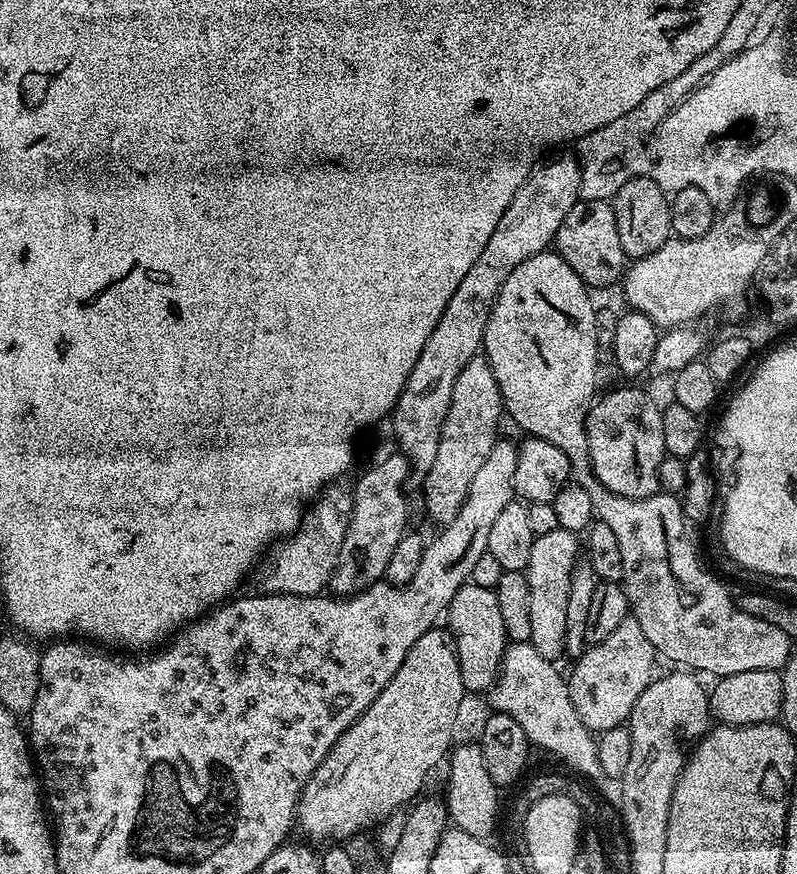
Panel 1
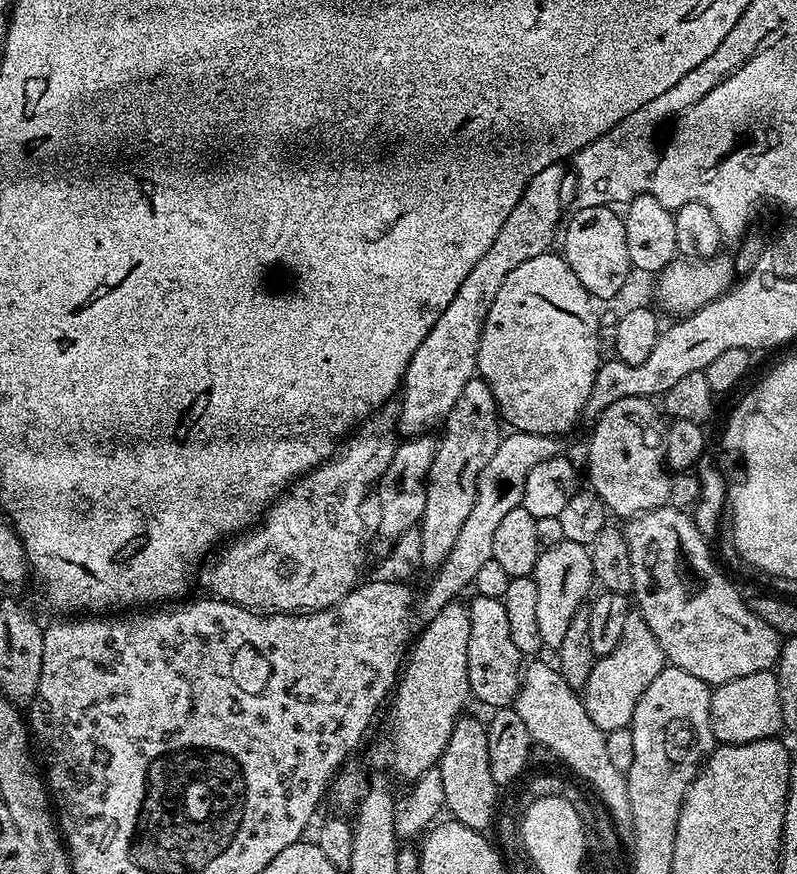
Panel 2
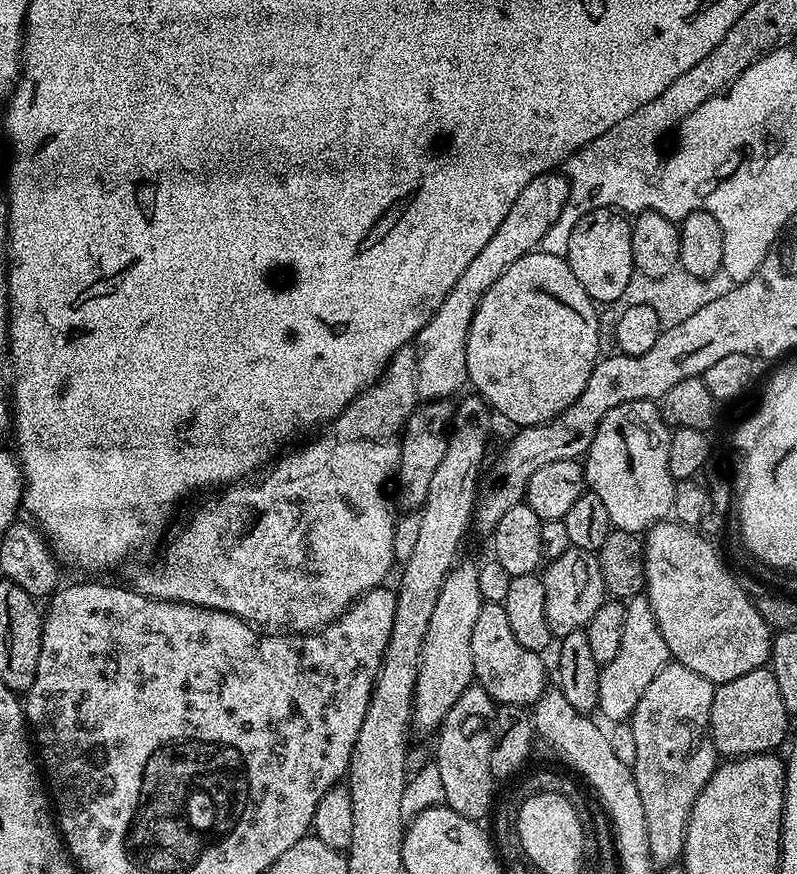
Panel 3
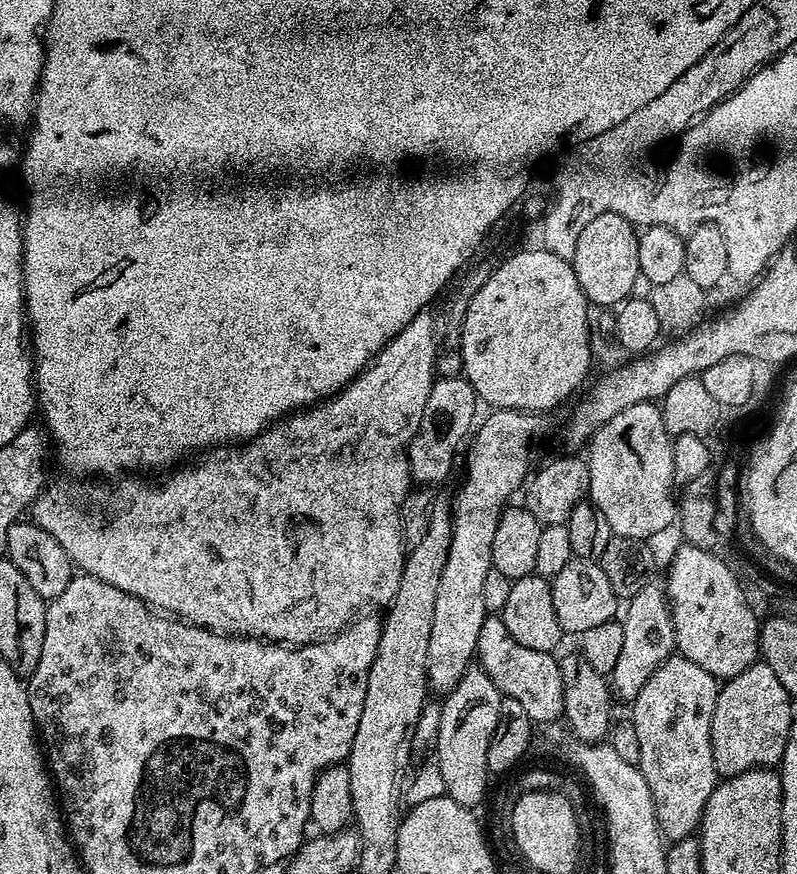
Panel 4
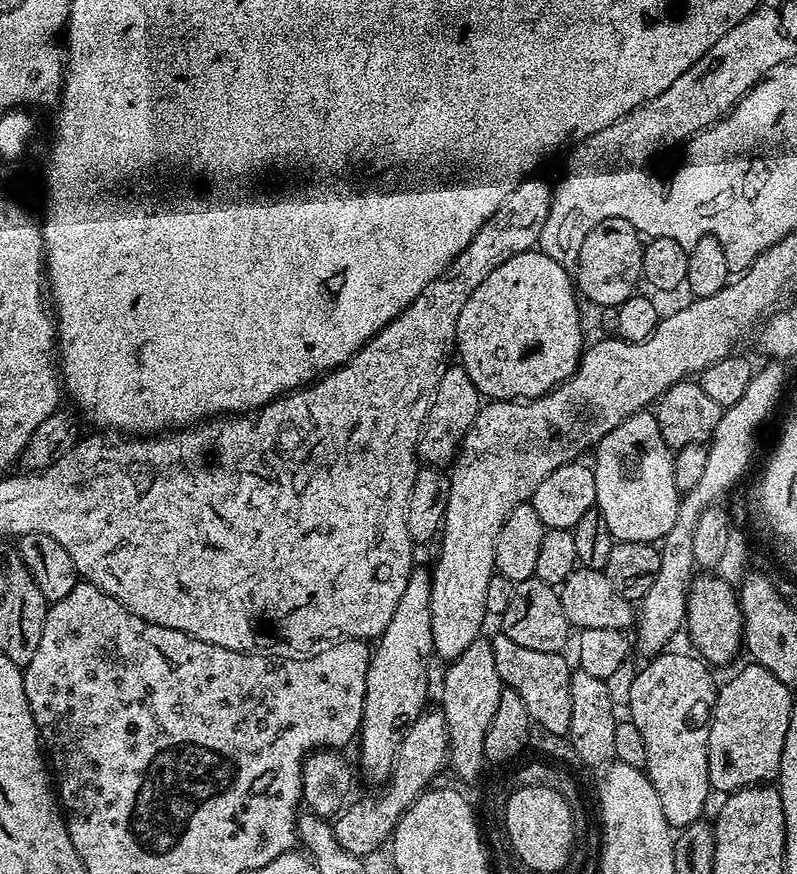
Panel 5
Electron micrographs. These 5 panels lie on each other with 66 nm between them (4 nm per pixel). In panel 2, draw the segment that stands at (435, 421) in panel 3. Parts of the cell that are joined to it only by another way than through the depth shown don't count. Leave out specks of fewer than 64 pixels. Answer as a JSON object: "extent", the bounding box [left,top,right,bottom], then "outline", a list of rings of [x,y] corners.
{"extent":[374,434,437,546],"outline":[[[428,434],[401,439],[394,450],[394,458],[390,458],[390,466],[386,466],[386,470],[376,481],[374,500],[376,496],[376,504],[380,507],[380,540],[384,546],[390,546],[407,528],[419,525],[420,521],[423,520],[426,510],[426,486],[428,485],[430,466],[436,457],[436,446],[437,441]]]}

